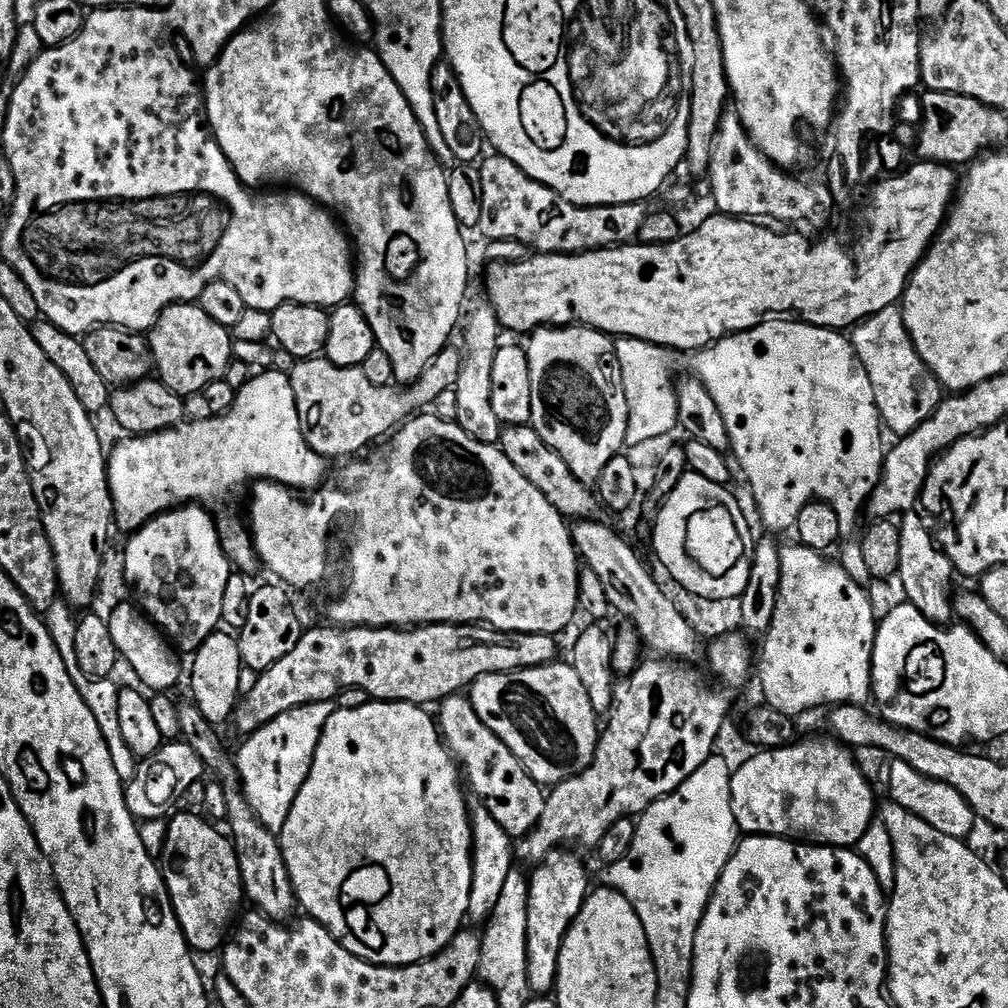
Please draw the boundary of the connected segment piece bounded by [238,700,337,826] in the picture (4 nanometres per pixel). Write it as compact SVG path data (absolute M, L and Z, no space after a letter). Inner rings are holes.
M331 700L298 706L274 718L244 740L238 755L240 782L249 797L254 798L256 817L263 824L279 826L284 823L287 808L310 774L326 722L330 722L336 709L337 705Z

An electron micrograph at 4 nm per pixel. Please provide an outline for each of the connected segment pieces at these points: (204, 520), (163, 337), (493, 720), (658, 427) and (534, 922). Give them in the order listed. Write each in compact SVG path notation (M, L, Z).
M183 505L177 509L172 509L169 512L164 512L162 515L149 520L147 524L141 527L141 529L133 533L129 537L128 546L126 548L125 574L135 603L139 606L139 609L173 642L173 645L177 647L181 653L184 651L188 652L187 654L194 654L197 649L204 644L206 638L212 636L221 625L224 592L226 592L226 586L232 575L232 563L225 554L224 546L220 540L217 521L214 522L207 512L209 511L205 507L199 505Z
M196 302L171 304L150 330L150 343L152 363L158 379L185 398L191 398L195 392L222 379L228 367L234 364L233 333L214 322L210 314L206 314L206 310L202 310Z
M553 662L516 672L488 673L470 685L470 699L478 718L510 746L510 754L541 786L563 785L571 776L578 776L592 765L596 746L600 743L601 729L596 728L598 715L590 702L590 694L571 663Z
M627 338L616 340L616 353L618 362L622 366L622 386L626 390L626 406L628 407L626 445L647 442L652 438L661 438L667 432L675 431L678 428L677 381L672 380L672 364L668 361L669 353L656 344Z
M566 848L552 851L535 867L529 877L527 974L530 989L536 994L549 993L555 987L557 962L561 954L563 939L590 893L591 884L588 880L588 872L583 862L572 852L575 851Z

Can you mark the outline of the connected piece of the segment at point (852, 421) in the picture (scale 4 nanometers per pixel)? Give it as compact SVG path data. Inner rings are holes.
M767 320L764 324L750 329L748 332L735 332L725 340L719 340L717 344L709 344L707 348L701 348L691 357L691 375L710 390L710 398L718 410L722 410L722 422L726 422L726 430L732 439L732 448L736 452L736 460L752 487L752 496L756 499L756 508L760 511L760 520L772 532L791 533L798 522L798 514L806 505L813 501L828 504L838 514L841 537L848 538L856 532L860 524L860 511L865 511L872 491L880 484L880 476L884 473L884 458L886 455L886 443L882 431L882 423L878 406L875 405L873 387L870 386L869 375L863 369L858 354L851 339L843 331L835 328L819 328L813 324L803 324L797 320Z

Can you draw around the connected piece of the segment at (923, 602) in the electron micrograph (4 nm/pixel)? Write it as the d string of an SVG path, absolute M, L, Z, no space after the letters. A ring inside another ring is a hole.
M916 512L907 513L900 522L900 560L897 581L906 594L907 603L915 606L932 624L940 627L949 625L954 618L954 604L950 586L956 571L952 563L941 551L929 525Z

